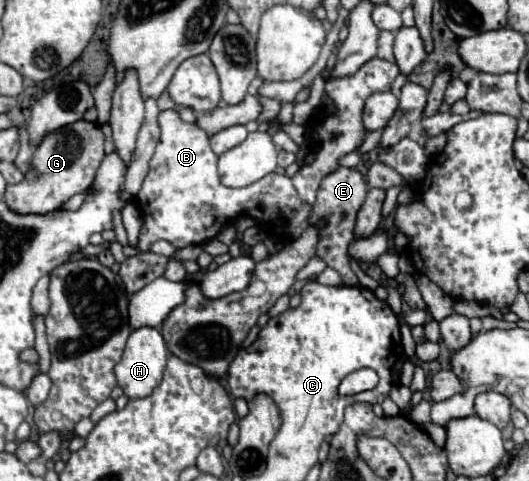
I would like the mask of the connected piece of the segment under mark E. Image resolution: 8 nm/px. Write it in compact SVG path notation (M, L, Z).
M338 167L336 171L332 171L330 175L326 175L320 183L318 189L318 197L316 197L316 205L310 217L310 223L326 217L328 225L320 231L320 243L316 249L316 255L332 269L335 269L342 279L344 285L348 287L356 287L358 285L358 277L348 265L348 243L352 241L352 231L354 231L354 221L356 221L356 211L362 207L364 197L368 193L368 183L364 181L364 177L356 171L356 169L348 169L348 167Z

